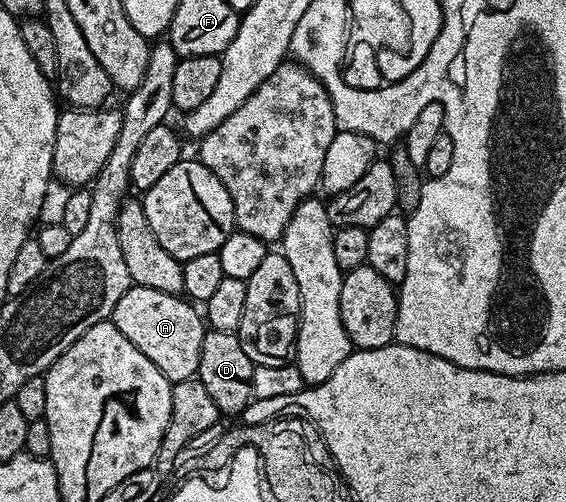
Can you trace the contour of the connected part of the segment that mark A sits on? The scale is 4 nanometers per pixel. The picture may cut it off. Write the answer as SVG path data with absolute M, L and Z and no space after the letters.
M133 284L128 287L122 300L118 300L110 321L169 382L197 377L206 322L201 311L187 297Z

